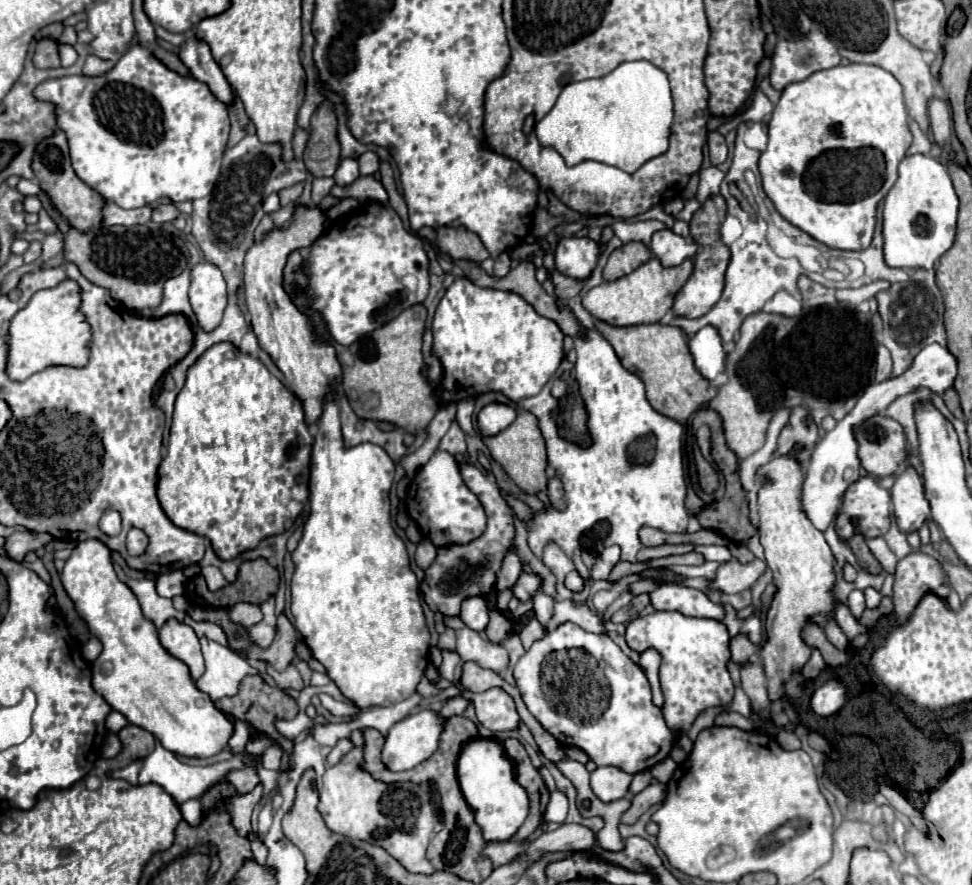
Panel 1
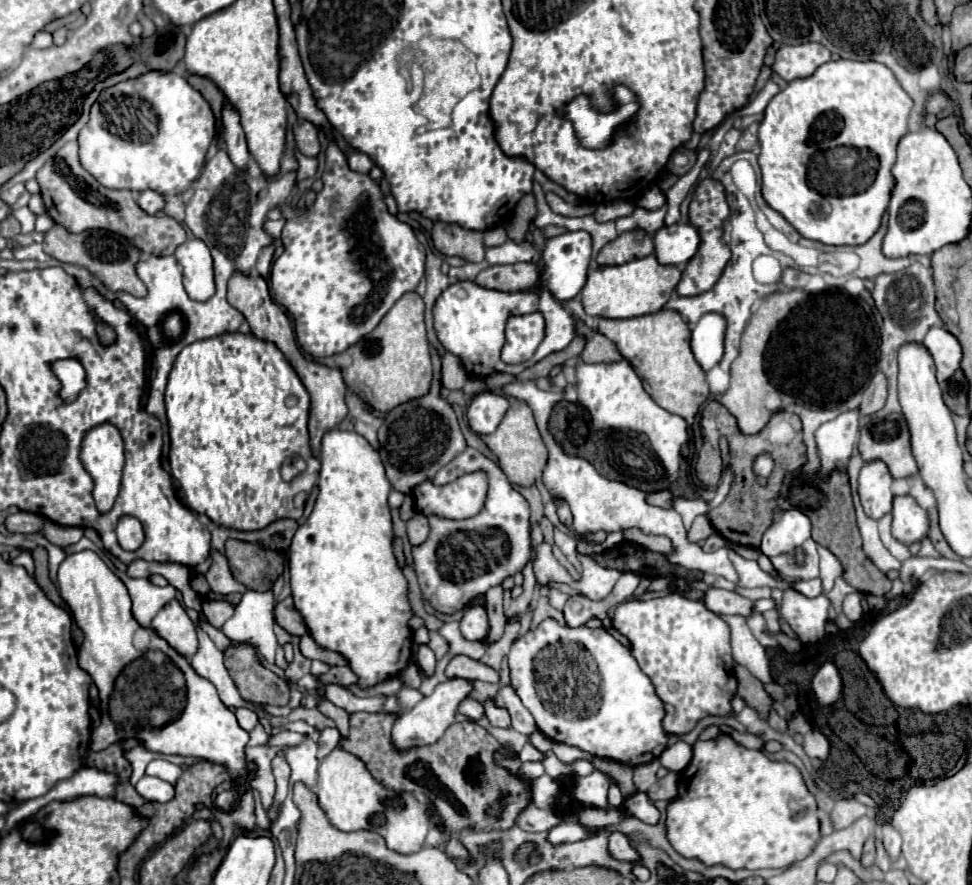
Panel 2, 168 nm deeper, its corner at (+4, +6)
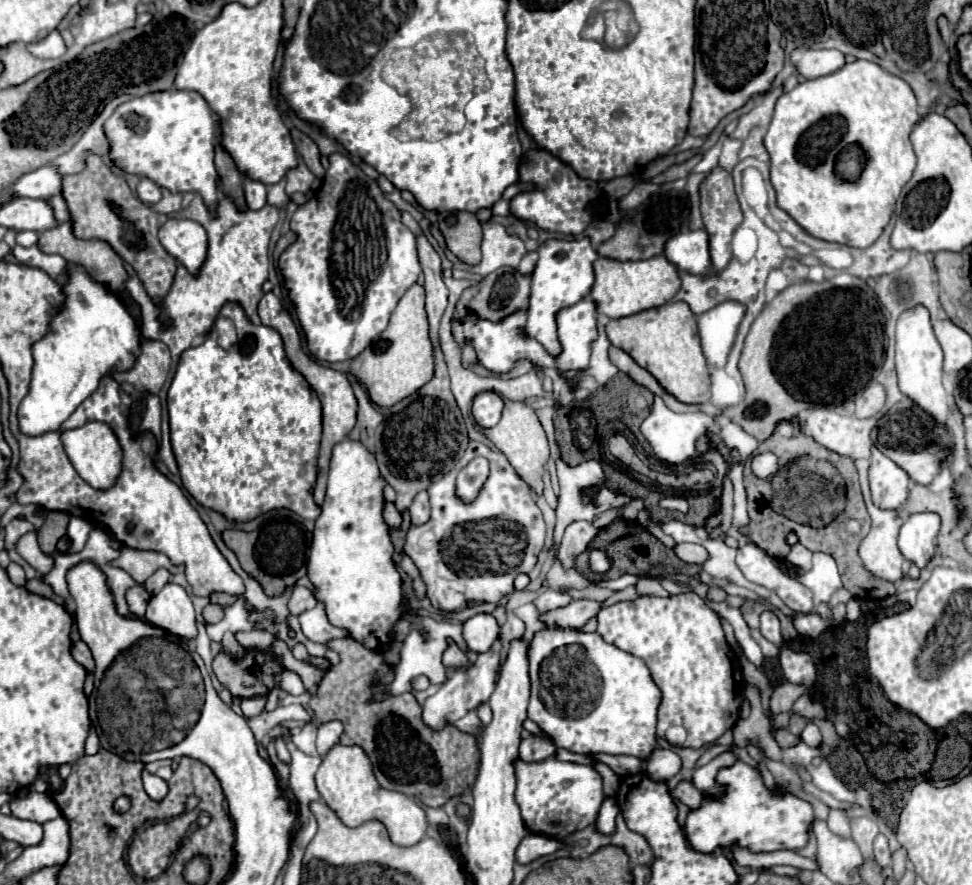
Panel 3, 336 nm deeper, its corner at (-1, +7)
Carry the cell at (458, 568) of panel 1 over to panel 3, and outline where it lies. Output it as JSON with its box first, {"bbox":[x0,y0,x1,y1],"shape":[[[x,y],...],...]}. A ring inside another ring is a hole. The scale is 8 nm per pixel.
{"bbox":[404,442,544,602],"shape":[[[470,442],[464,456],[458,460],[458,464],[438,482],[430,484],[428,488],[430,494],[430,520],[420,526],[410,526],[406,532],[406,544],[404,552],[414,560],[418,566],[426,586],[428,586],[428,598],[434,598],[436,590],[436,580],[438,578],[448,578],[448,580],[462,580],[466,586],[466,600],[468,602],[500,602],[502,596],[510,594],[514,590],[514,578],[520,572],[530,572],[536,566],[536,558],[540,550],[544,548],[544,520],[542,512],[536,506],[534,494],[528,488],[528,484],[514,472],[510,462],[502,452],[494,452],[482,442]],[[476,456],[484,456],[490,462],[490,474],[488,480],[484,482],[478,498],[472,502],[464,502],[460,498],[454,498],[454,482],[456,474]]]}

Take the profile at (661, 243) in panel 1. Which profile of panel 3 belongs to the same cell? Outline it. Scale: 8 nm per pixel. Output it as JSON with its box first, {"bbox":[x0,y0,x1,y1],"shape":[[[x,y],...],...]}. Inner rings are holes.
{"bbox":[664,230,712,276],"shape":[[[706,230],[680,232],[680,234],[672,236],[666,242],[664,254],[680,270],[686,270],[686,272],[696,274],[696,276],[712,274]]]}

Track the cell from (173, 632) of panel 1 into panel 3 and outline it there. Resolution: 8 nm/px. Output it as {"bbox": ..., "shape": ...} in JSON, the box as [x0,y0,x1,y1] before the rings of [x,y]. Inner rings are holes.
{"bbox":[146,582,196,640],"shape":[[[168,582],[158,594],[148,600],[146,616],[150,624],[164,628],[176,636],[192,640],[196,636],[194,606],[186,590],[174,582]]]}

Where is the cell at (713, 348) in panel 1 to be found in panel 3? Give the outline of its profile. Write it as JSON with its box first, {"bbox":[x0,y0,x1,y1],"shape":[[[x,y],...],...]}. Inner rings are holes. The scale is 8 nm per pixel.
{"bbox":[698,300,746,368],"shape":[[[724,300],[710,308],[708,312],[700,314],[698,328],[702,350],[704,356],[708,356],[712,368],[722,368],[726,364],[728,352],[734,346],[734,338],[744,318],[744,312],[746,312],[744,304],[736,300]]]}

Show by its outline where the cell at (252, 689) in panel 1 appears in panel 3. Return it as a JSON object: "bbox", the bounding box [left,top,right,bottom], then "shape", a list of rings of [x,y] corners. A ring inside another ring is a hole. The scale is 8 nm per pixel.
{"bbox":[212,650,282,698],"shape":[[[246,650],[240,660],[232,660],[220,652],[214,658],[212,670],[232,696],[250,698],[268,694],[274,688],[274,674],[282,670],[282,664],[272,654],[260,650]]]}

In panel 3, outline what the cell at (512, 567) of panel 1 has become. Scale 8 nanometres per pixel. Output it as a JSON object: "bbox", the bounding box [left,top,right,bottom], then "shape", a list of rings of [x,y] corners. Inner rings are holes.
{"bbox":[422,640,502,730],"shape":[[[496,640],[492,644],[492,648],[484,654],[478,654],[476,662],[470,668],[458,668],[442,686],[440,690],[430,696],[424,706],[422,706],[422,718],[426,720],[426,724],[434,730],[444,728],[444,722],[456,722],[458,718],[462,718],[468,710],[476,710],[480,704],[488,702],[490,694],[494,692],[496,686],[496,678],[498,678],[498,670],[500,670],[500,650],[502,650],[502,642]]]}

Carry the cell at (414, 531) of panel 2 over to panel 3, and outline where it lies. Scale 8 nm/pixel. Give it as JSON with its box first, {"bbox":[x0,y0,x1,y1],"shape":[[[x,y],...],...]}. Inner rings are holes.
{"bbox":[410,490,430,524],"shape":[[[422,490],[414,496],[412,506],[410,506],[410,516],[412,516],[412,524],[424,524],[430,518],[430,504],[428,504],[426,490]]]}

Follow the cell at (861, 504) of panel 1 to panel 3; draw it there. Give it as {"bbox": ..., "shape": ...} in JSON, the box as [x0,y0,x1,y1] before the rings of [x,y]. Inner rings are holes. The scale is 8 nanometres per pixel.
{"bbox":[870,448,910,508],"shape":[[[872,448],[870,490],[872,490],[872,500],[878,508],[902,506],[910,490],[908,474],[890,458],[886,458],[878,448]]]}

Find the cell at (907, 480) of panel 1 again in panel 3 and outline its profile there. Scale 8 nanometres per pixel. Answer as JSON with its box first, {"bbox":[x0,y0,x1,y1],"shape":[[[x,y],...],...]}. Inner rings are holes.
{"bbox":[898,512,940,570],"shape":[[[932,512],[912,514],[900,528],[898,548],[902,556],[914,562],[920,570],[926,568],[926,564],[936,554],[938,528],[940,528],[940,520]]]}

